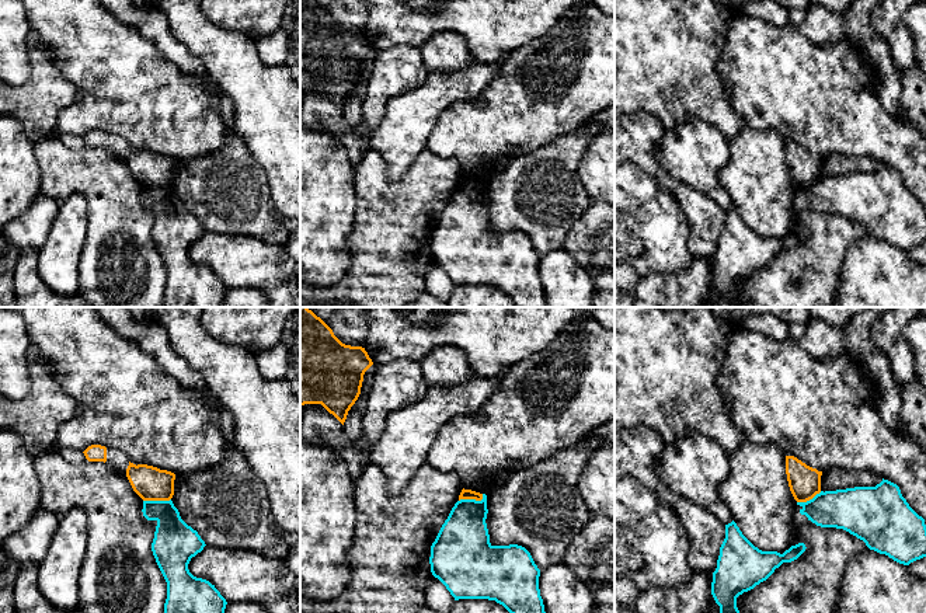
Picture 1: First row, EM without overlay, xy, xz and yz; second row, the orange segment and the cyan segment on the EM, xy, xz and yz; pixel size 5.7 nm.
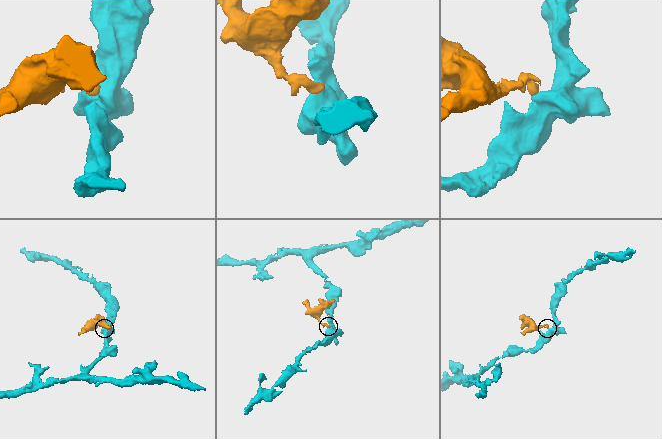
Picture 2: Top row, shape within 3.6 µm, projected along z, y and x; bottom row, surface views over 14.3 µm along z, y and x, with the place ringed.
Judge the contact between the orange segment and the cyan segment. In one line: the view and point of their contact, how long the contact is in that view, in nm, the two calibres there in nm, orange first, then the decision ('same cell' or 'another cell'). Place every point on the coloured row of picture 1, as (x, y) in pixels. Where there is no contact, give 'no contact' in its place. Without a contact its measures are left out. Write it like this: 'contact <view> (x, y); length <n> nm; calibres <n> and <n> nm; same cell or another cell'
contact xz (472, 498); length 150 nm; calibres 60 and 300 nm; another cell

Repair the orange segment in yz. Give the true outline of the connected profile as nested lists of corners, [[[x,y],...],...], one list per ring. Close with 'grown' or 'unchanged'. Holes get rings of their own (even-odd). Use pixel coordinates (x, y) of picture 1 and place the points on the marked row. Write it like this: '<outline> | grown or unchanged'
[[[786,456],[786,474],[797,502],[807,502],[821,492],[822,471],[812,469],[794,456]]] | unchanged

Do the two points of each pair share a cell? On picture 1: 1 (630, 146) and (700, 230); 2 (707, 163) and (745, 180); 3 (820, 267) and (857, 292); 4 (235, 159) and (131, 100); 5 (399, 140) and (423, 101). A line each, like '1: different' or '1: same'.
1: same
2: different
3: different
4: different
5: same

